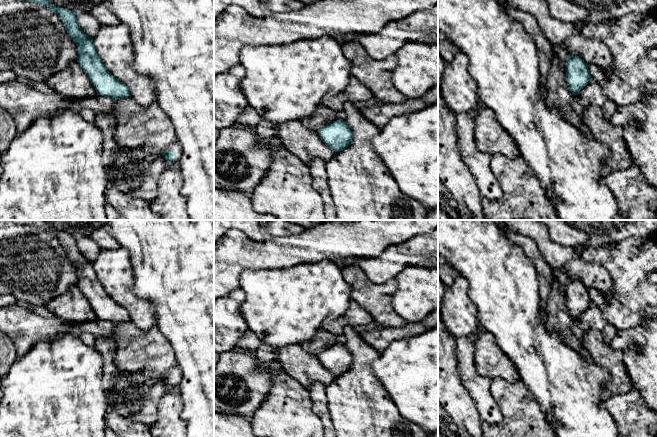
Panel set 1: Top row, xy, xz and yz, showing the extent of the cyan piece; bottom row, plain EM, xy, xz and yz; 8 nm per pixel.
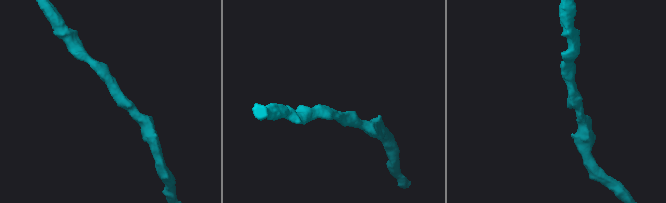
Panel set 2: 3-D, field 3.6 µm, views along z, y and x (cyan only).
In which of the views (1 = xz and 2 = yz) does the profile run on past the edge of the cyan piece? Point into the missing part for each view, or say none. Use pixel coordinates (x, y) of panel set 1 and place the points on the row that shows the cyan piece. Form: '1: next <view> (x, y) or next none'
1: next none
2: next none

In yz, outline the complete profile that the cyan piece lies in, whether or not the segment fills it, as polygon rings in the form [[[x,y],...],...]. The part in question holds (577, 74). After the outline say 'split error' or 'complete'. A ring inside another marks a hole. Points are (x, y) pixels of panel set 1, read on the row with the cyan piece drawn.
[[[573,54],[567,56],[565,72],[568,88],[573,95],[578,95],[588,83],[593,81],[587,64]]]; complete

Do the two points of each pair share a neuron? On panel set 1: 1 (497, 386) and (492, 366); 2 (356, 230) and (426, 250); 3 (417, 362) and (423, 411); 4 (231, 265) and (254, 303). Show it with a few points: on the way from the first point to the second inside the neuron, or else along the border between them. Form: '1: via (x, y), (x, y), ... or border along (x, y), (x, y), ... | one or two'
1: border along (493, 378), (518, 381) | two
2: border along (422, 234), (391, 244), (379, 254) | two
3: via (421, 374), (423, 376), (423, 399) | one
4: border along (261, 269), (245, 269), (240, 275), (239, 287) | two

